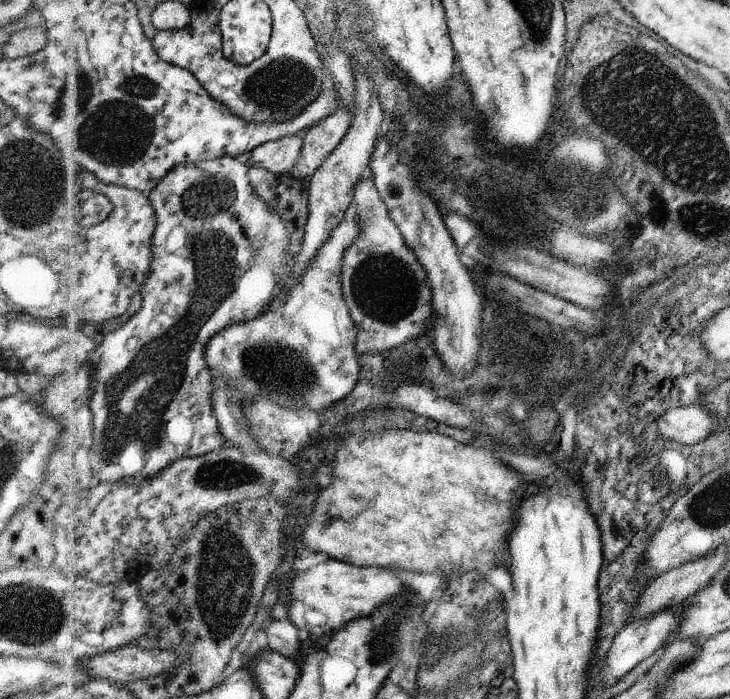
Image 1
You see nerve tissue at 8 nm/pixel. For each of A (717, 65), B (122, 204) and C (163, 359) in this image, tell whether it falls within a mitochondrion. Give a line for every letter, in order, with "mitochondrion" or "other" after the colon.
A: other
B: other
C: mitochondrion

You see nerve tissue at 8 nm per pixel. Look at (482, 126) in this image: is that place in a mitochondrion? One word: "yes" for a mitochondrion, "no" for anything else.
no

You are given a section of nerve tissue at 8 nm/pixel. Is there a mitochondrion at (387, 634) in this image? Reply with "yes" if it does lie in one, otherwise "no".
yes

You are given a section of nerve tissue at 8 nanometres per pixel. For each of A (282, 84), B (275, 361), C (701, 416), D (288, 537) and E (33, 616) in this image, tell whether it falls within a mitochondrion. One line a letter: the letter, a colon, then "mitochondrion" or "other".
A: mitochondrion
B: mitochondrion
C: other
D: other
E: mitochondrion

